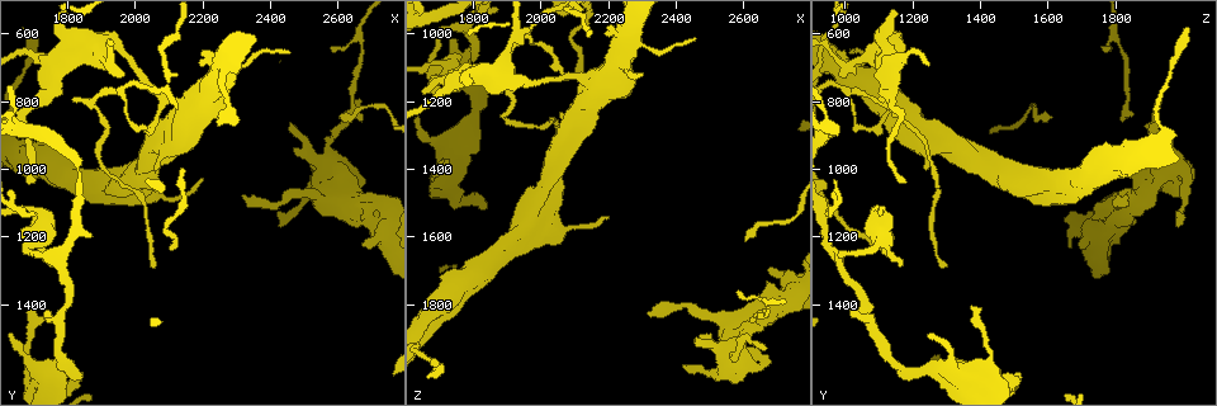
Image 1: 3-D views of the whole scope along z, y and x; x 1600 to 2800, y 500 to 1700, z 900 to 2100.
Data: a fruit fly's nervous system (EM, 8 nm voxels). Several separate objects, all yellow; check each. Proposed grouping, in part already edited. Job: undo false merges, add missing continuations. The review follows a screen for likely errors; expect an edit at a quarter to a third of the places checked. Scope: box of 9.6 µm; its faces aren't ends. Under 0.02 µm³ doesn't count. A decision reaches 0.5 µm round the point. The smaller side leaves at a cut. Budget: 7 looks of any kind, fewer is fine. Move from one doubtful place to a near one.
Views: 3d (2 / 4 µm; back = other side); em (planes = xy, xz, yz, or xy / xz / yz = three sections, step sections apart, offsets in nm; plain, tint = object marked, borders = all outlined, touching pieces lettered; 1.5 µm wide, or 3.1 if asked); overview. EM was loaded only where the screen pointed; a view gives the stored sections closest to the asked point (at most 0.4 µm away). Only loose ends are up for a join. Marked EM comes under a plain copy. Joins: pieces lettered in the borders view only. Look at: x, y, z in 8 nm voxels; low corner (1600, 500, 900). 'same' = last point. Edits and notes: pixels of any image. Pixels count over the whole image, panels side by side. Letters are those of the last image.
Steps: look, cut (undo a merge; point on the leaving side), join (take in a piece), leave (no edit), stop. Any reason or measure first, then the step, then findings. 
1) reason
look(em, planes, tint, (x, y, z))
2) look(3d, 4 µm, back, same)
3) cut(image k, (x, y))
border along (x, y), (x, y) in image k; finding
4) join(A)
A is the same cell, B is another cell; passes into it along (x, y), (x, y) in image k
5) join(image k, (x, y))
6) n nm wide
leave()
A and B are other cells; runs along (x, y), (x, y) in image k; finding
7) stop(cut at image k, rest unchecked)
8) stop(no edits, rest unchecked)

look(3d, 4 µm, (1740, 1420, 1020))

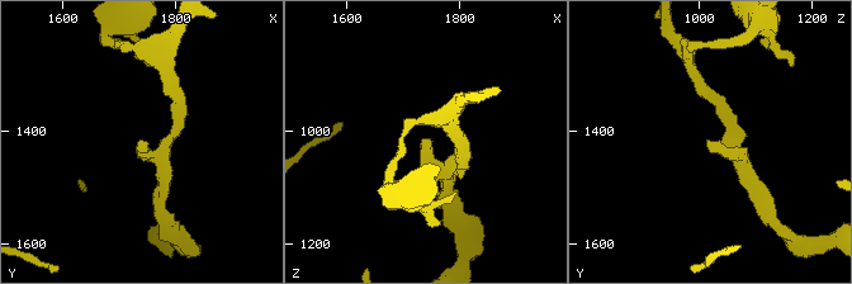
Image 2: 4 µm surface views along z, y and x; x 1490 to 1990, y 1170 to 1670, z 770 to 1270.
now the EM
look(em, xz, step 8, borders, (1735, 1420, 1015))

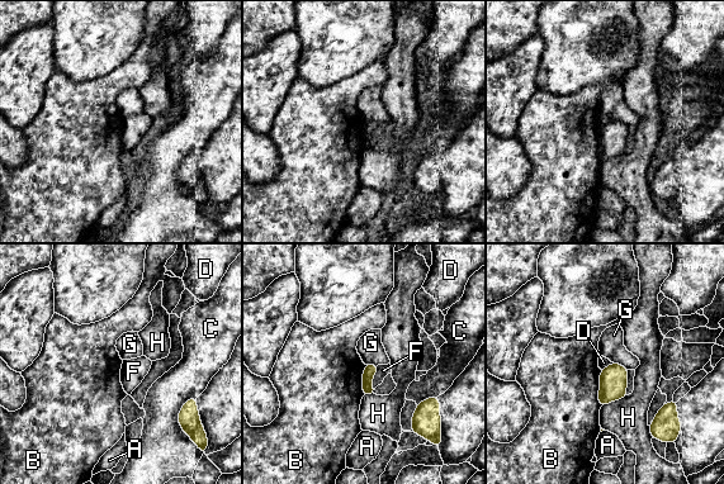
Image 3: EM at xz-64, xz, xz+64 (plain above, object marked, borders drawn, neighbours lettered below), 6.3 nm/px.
look(em, planes, borders, same)

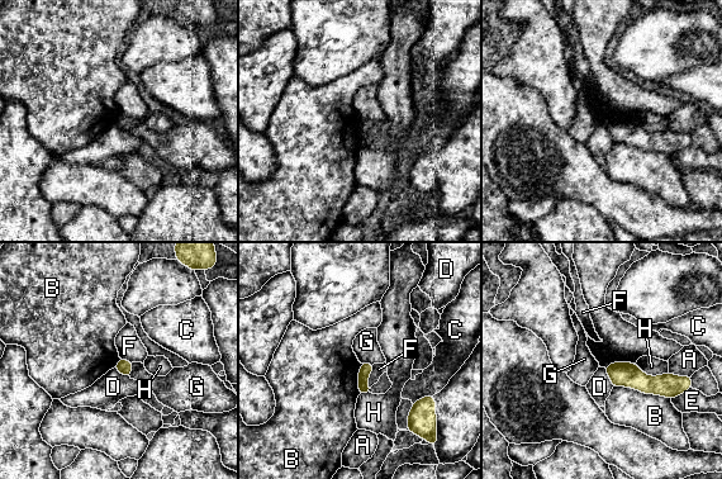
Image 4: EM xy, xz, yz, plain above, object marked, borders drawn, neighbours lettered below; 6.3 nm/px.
leave()
A, B, C, D, E, F, G and H are other cells; no lettered piece goes on from it

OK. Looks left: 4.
abrupt turn
look(em, planes, tint, (2000, 870, 1040))

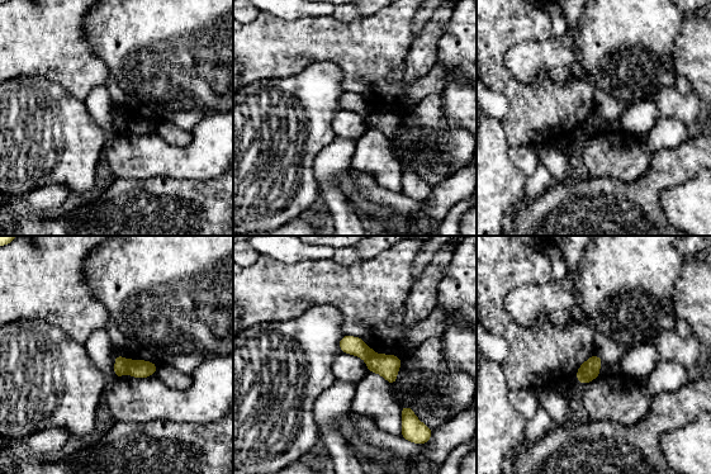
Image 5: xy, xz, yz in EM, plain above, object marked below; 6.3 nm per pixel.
see the neighbours
look(em, planes, borders, same)

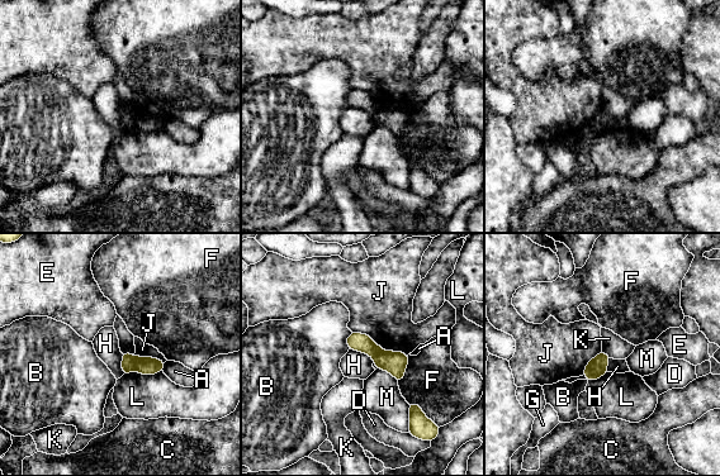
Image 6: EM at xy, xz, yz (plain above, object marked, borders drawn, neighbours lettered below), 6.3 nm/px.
J touches over 380 nm
cut(image 6, (128, 360))
A, B, C, D, E, F, G, H, J, K, L and M are other cells; border along (136, 357), (134, 370) in image 6; two neurons meet here

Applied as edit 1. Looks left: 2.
look(overview)

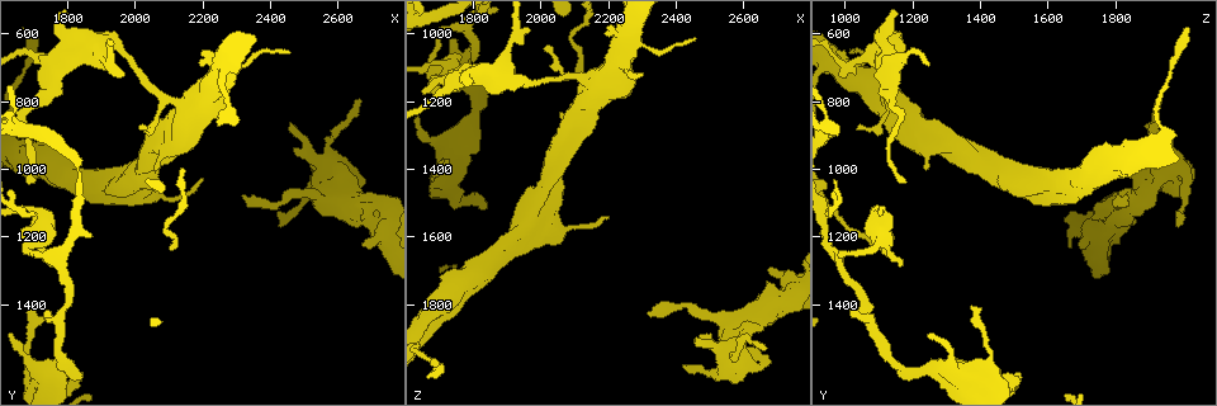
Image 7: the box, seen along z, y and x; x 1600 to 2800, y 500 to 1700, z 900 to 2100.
branch stops here
look(em, planes, borders, (2190, 1040, 1550))

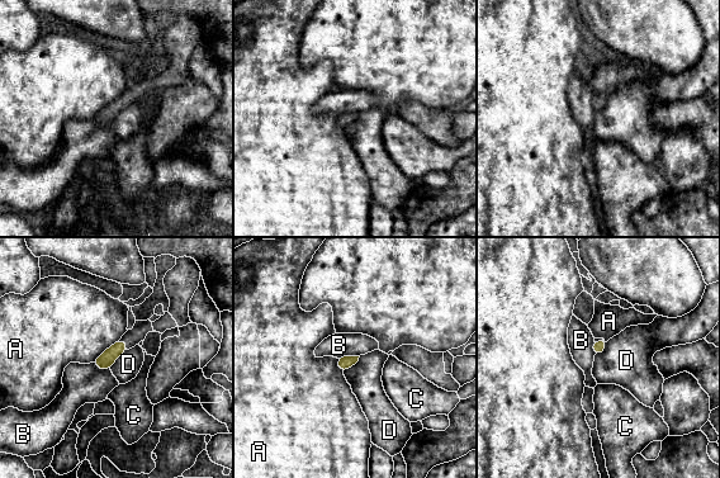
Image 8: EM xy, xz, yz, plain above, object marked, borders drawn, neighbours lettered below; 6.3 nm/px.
leave()
A, B, C and D are other cells; border along (360, 356), (354, 364), (342, 370) in image 8; none of them fits

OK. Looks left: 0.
stop(cut at image 6, rest unchecked)

